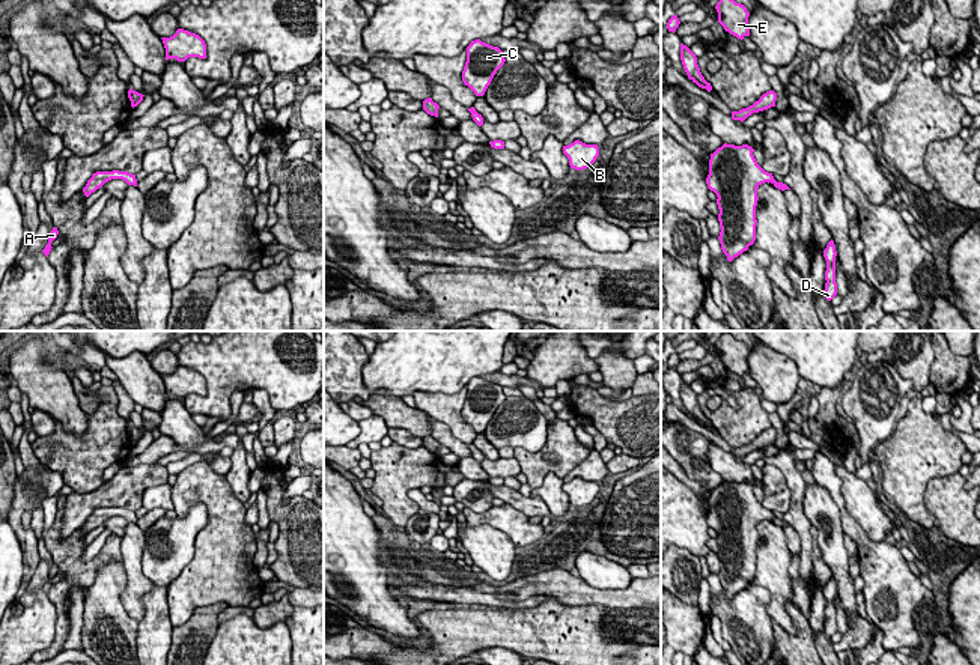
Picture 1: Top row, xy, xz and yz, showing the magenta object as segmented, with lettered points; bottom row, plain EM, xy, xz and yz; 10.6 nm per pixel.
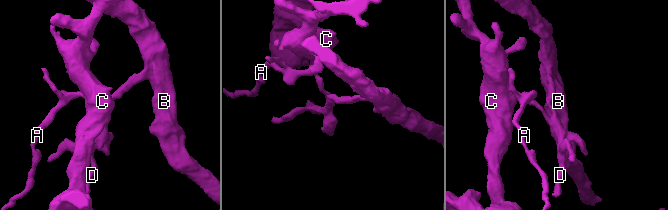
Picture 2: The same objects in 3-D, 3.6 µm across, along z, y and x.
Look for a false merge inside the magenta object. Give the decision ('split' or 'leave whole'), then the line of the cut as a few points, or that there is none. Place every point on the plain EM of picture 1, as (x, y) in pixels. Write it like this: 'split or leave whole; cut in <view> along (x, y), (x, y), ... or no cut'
split; cut in xz along (474, 446), (470, 449)

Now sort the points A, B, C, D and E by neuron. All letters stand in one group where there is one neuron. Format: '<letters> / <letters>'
A C / B D E

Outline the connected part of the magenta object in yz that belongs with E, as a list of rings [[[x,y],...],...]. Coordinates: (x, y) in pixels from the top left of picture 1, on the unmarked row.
[[[723,331],[715,346],[718,349],[718,360],[724,364],[726,369],[736,373],[741,378],[745,373],[750,373],[748,366],[750,349],[744,342],[736,340],[727,331]]]

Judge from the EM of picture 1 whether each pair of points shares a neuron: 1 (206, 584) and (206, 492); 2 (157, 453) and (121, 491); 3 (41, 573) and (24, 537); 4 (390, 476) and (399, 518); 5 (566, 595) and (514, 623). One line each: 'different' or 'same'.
1: same
2: different
3: different
4: same
5: different

